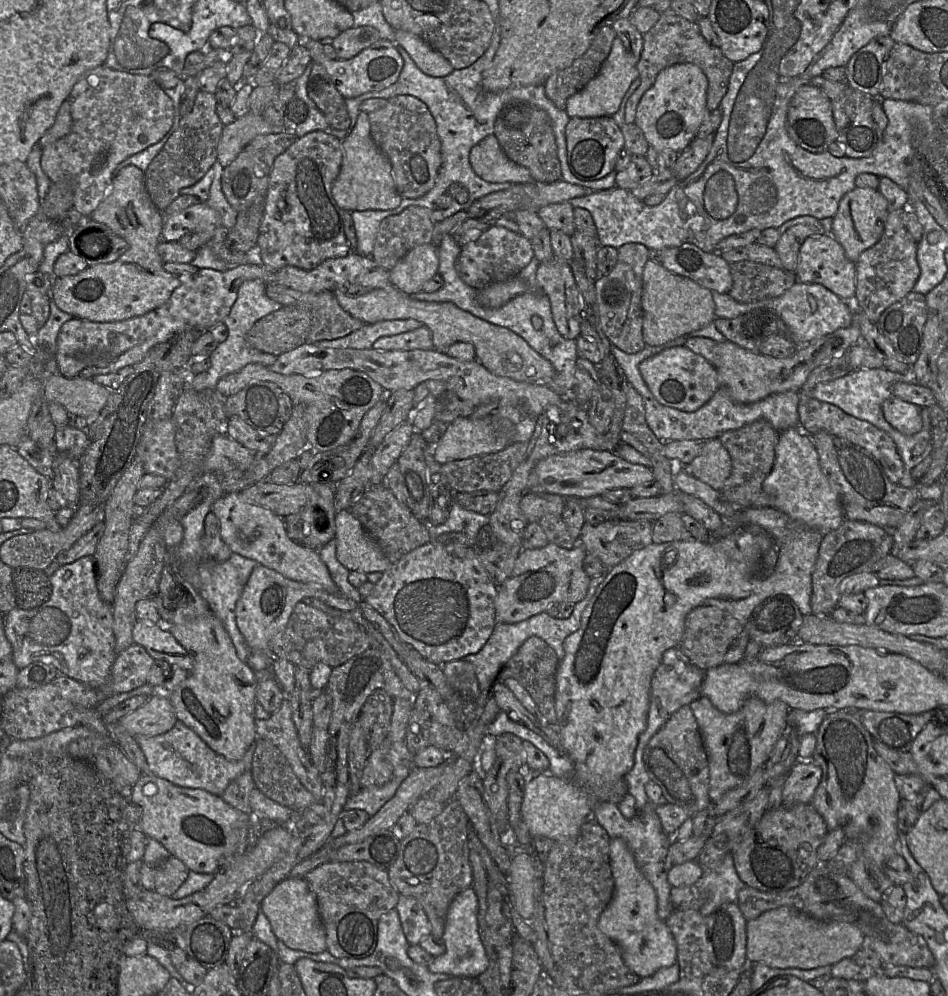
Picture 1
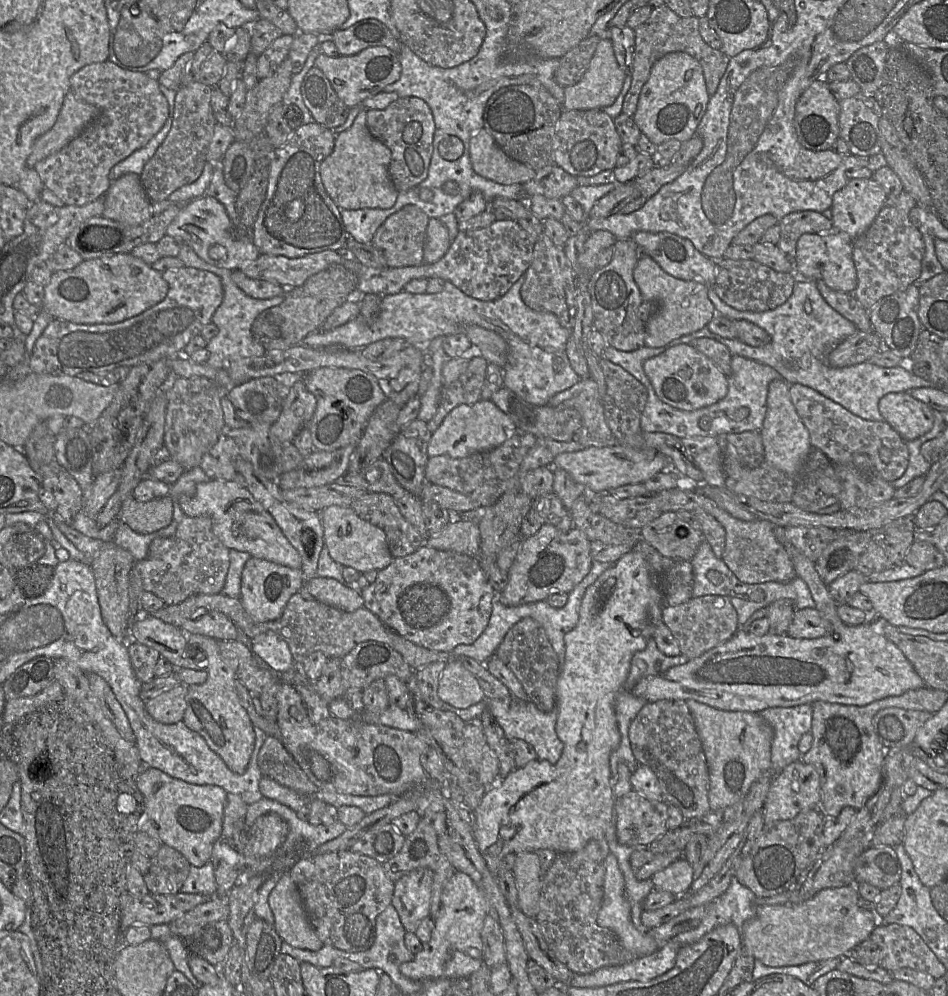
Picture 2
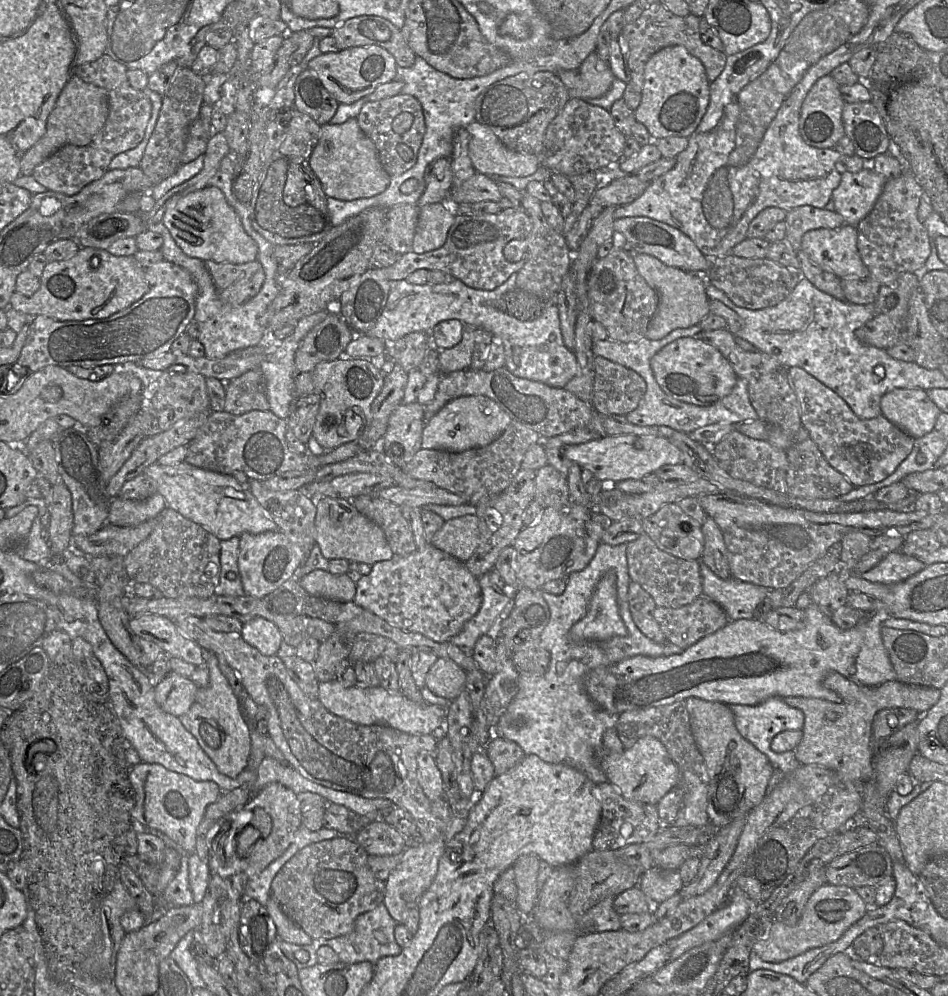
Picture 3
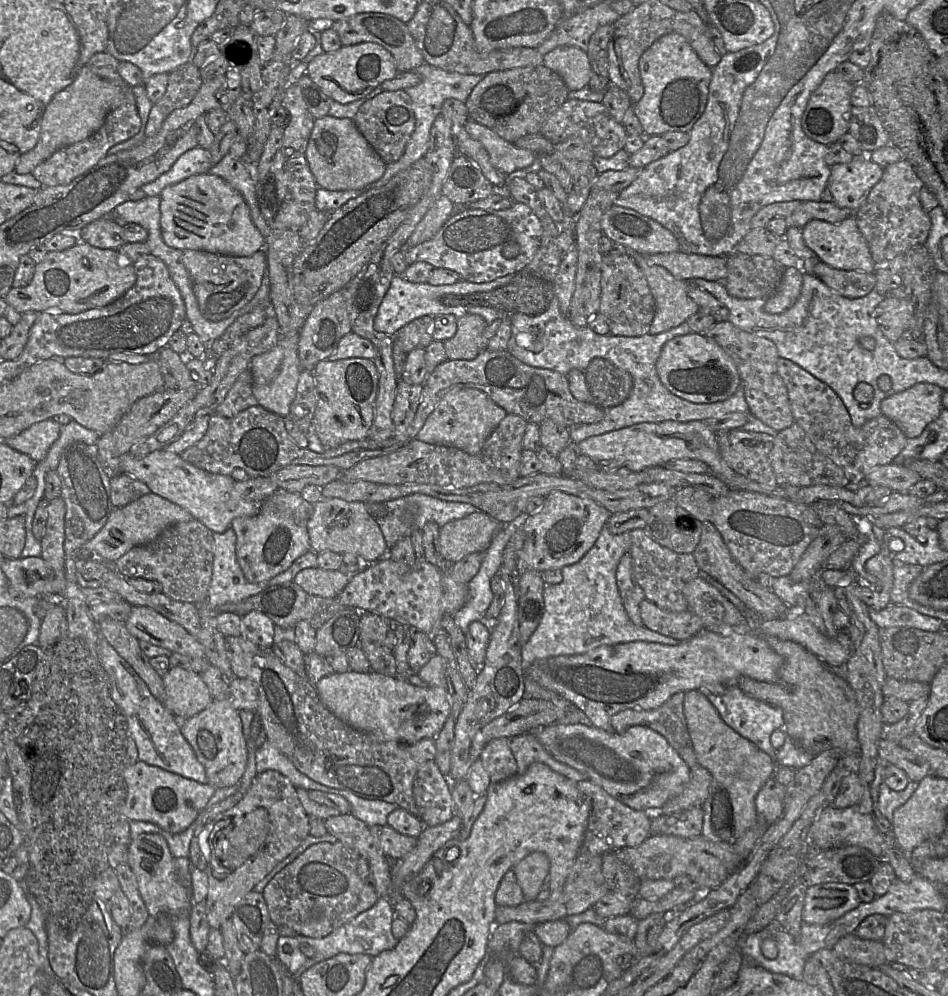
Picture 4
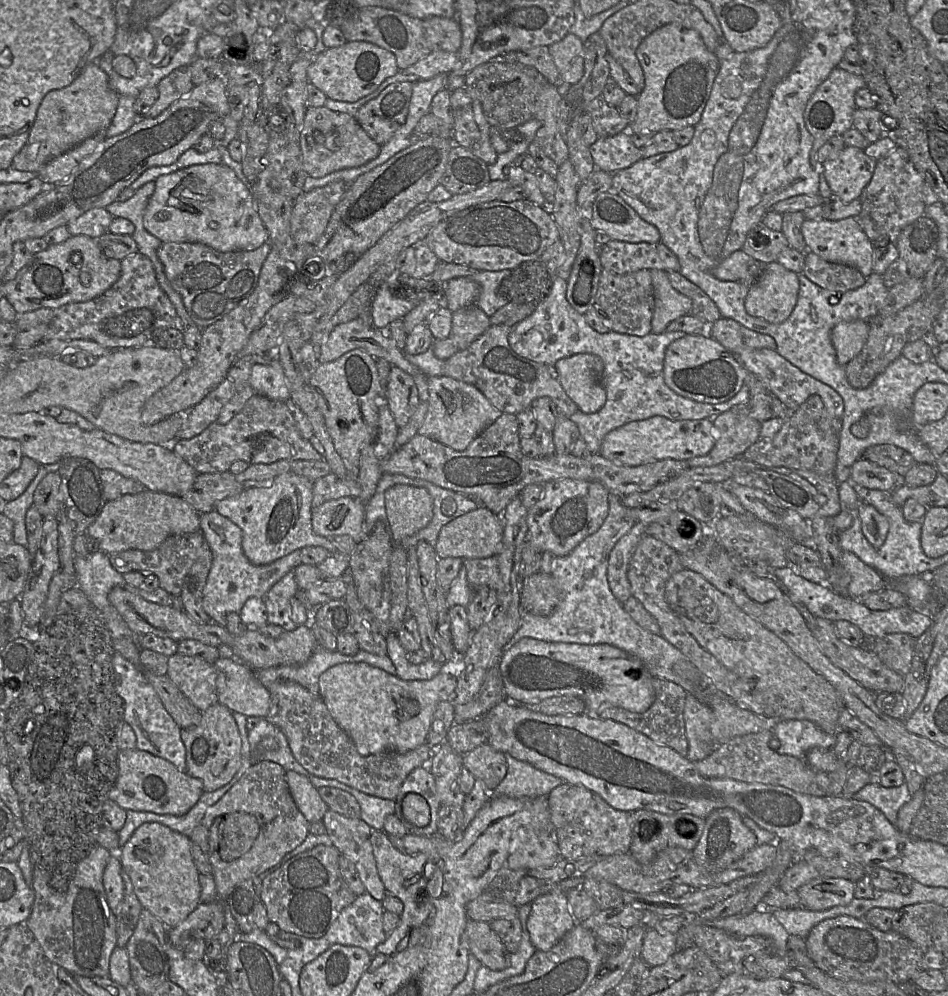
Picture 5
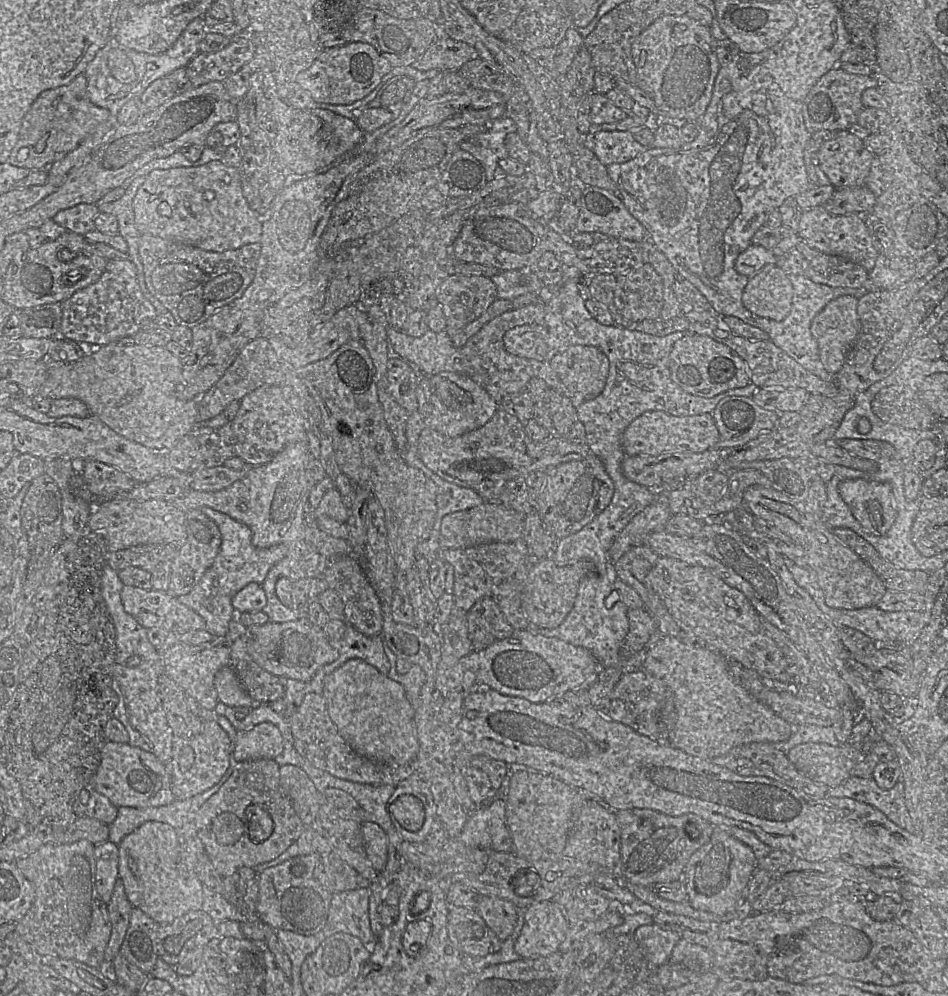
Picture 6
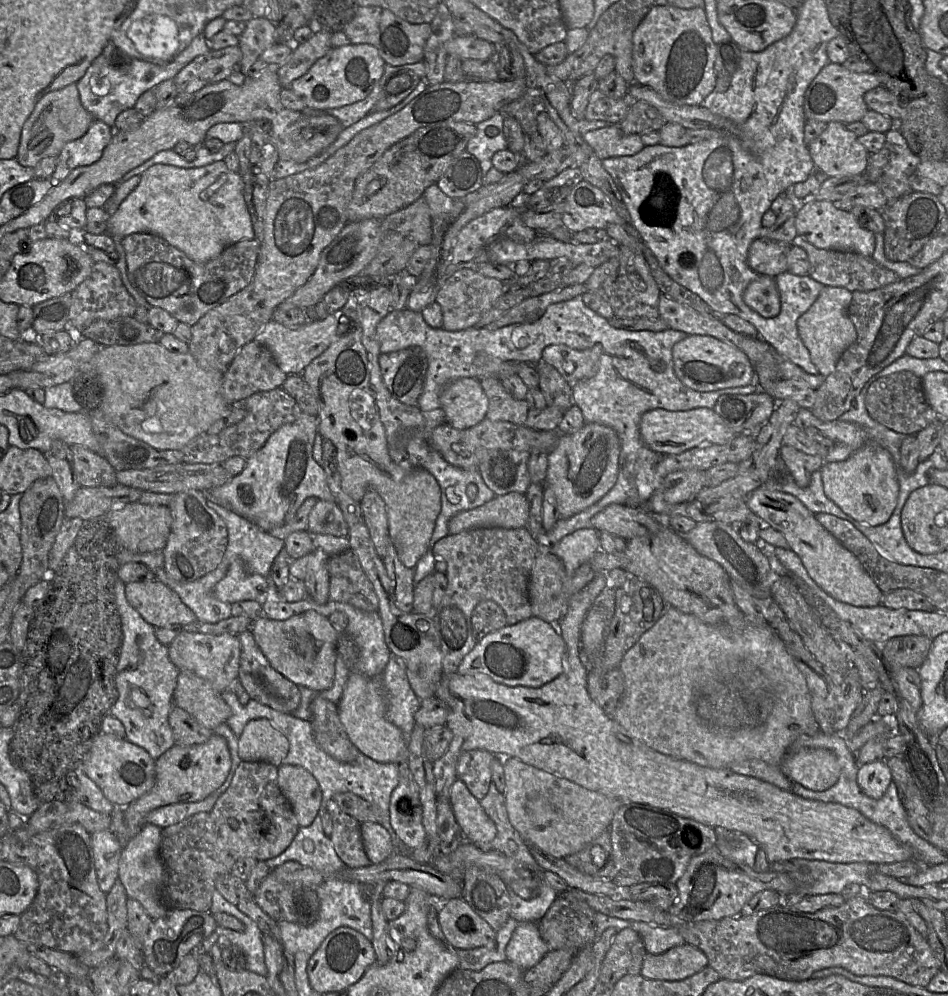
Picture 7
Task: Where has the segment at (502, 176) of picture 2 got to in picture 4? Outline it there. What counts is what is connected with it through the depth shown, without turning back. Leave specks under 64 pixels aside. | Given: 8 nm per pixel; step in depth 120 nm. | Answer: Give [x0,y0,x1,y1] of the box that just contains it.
[465,119,537,174]

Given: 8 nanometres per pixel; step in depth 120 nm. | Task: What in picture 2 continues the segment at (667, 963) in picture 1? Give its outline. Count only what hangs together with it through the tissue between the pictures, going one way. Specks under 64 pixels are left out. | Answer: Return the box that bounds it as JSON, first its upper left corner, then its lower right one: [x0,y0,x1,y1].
[597,852,661,958]

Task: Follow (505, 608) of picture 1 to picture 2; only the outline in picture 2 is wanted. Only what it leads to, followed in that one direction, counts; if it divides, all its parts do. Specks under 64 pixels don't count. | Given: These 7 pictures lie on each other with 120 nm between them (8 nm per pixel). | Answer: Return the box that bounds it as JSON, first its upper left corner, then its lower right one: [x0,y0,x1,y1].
[499,523,592,606]

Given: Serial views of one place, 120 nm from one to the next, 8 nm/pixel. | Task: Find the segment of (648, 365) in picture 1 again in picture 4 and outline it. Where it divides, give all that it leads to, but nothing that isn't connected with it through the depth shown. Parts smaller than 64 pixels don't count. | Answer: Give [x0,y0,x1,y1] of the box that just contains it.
[656,332,741,404]

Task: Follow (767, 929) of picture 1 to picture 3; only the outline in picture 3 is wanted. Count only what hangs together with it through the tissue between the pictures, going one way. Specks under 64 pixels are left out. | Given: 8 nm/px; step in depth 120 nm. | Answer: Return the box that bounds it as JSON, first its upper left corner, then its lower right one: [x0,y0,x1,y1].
[752,884,868,962]

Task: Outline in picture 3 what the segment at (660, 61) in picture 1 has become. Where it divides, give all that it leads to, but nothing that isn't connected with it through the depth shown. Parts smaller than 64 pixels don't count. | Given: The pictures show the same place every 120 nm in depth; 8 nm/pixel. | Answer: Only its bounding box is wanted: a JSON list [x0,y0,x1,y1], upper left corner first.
[621,1,728,111]

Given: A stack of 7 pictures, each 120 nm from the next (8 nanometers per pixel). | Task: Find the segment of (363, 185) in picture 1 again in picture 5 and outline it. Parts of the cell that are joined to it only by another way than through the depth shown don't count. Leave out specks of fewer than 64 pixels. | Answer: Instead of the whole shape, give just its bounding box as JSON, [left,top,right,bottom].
[300,107,381,178]

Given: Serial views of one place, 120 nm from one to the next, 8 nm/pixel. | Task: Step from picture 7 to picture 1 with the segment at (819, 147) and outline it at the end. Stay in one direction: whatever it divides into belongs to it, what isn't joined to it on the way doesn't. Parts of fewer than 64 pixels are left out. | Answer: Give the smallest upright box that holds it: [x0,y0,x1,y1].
[831,187,889,263]

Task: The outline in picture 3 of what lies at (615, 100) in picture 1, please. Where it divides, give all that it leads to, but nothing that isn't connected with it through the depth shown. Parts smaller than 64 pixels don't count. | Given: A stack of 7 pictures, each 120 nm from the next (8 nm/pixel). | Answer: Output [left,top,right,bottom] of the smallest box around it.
[569,51,615,99]

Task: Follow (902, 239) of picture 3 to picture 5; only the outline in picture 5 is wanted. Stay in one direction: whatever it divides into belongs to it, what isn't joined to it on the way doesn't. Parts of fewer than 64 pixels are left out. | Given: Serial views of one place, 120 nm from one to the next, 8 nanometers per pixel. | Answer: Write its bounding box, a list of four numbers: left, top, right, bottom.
[855,147,927,243]

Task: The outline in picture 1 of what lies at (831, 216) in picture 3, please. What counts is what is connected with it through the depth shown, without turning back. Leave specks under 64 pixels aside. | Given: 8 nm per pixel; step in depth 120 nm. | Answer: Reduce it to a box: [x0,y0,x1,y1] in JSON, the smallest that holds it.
[774,216,824,272]

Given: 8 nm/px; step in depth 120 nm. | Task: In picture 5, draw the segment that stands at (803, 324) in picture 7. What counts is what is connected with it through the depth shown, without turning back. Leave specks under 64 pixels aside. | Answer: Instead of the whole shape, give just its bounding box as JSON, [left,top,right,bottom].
[831,320,868,366]

